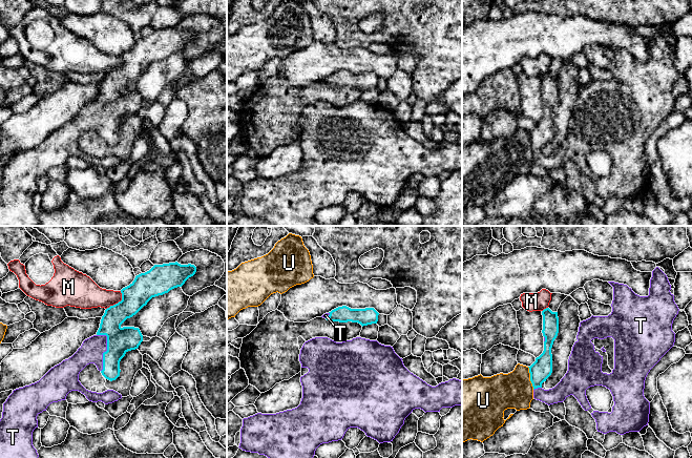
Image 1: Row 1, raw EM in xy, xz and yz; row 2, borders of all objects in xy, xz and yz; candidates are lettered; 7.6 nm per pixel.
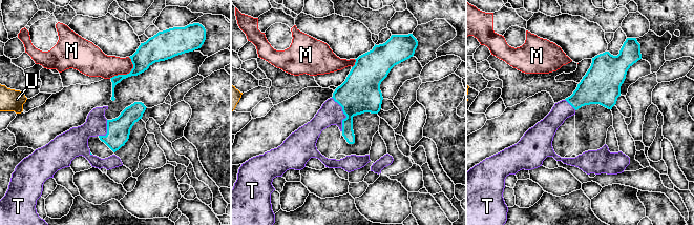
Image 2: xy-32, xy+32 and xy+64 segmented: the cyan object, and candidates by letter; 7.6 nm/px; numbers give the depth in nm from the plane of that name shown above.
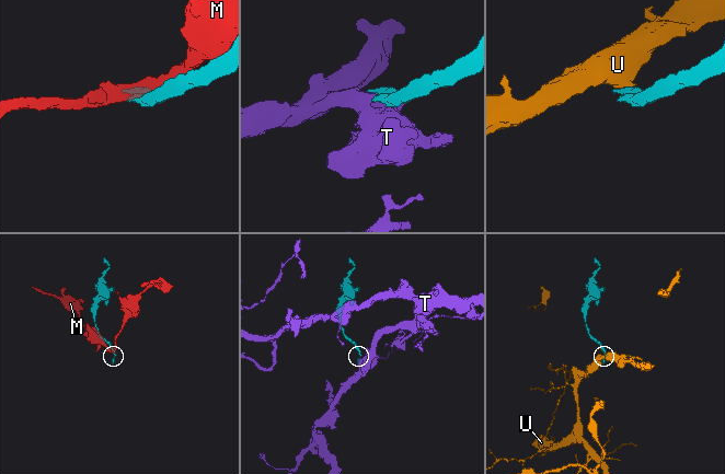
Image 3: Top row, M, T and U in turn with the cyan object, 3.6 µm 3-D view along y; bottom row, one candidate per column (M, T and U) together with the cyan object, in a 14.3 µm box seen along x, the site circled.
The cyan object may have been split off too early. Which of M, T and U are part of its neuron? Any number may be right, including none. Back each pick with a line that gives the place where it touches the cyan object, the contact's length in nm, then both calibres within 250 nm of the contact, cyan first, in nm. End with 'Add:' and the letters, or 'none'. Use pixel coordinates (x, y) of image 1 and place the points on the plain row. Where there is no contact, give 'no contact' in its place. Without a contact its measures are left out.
T: contact xy (107, 113); length 280 nm; calibres 200 and 180 nm
Add: T

